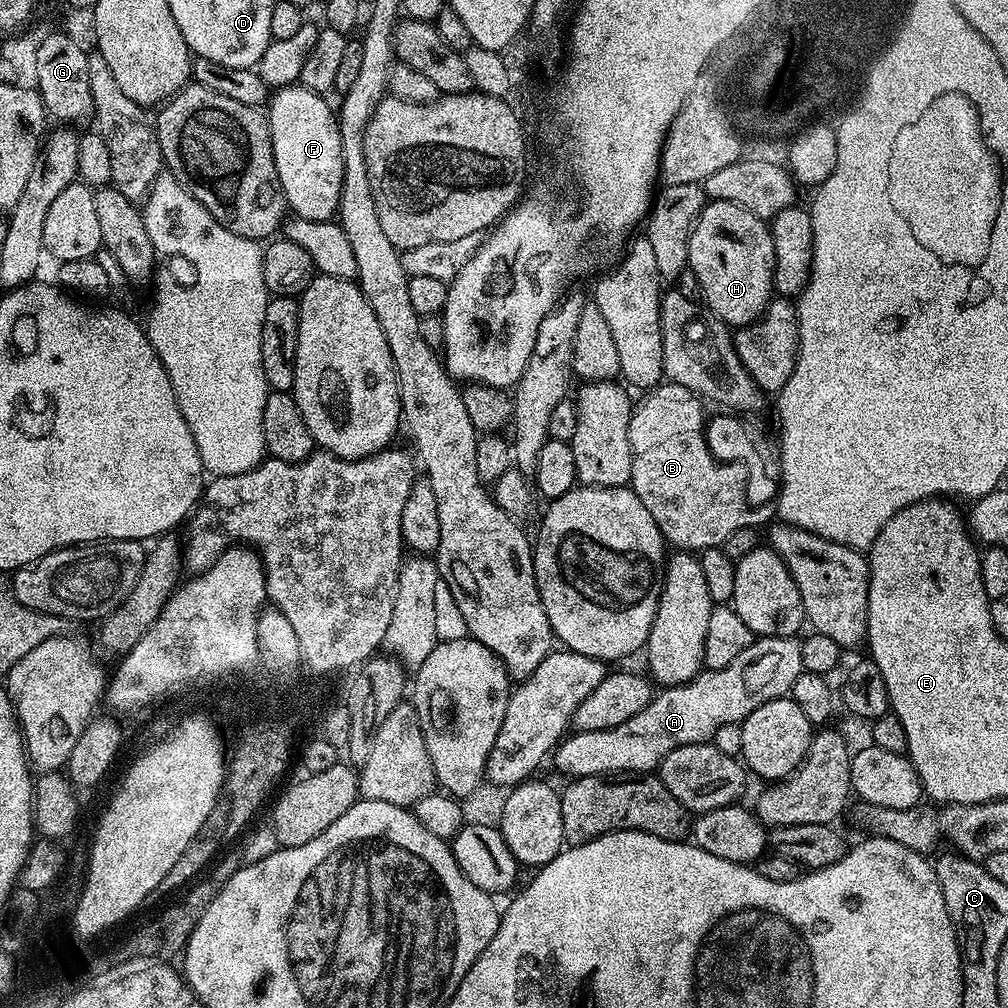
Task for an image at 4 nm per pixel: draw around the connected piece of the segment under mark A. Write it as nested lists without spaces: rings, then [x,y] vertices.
[[[761,636],[753,639],[752,644],[746,646],[746,650],[742,650],[742,654],[734,658],[734,662],[730,662],[730,666],[713,672],[702,670],[686,684],[661,687],[653,695],[651,702],[638,714],[634,714],[634,718],[622,722],[622,726],[593,732],[573,731],[565,735],[554,749],[556,768],[560,772],[565,772],[568,778],[655,773],[659,769],[662,758],[666,758],[670,750],[678,750],[678,746],[709,743],[713,734],[718,730],[718,726],[740,724],[750,714],[754,714],[758,706],[771,700],[785,699],[803,671],[800,640],[796,636]]]

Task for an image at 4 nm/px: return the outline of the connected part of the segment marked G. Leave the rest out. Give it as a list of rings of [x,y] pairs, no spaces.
[[[52,30],[49,36],[37,50],[37,80],[35,87],[38,89],[41,98],[44,99],[44,110],[49,117],[62,120],[65,125],[72,126],[75,120],[89,119],[92,116],[92,99],[90,98],[90,70],[88,69],[89,53],[72,36],[64,32]]]

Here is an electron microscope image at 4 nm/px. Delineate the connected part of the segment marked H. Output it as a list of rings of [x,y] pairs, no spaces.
[[[713,200],[705,203],[704,209],[692,223],[692,233],[688,239],[688,267],[694,270],[694,278],[698,278],[703,303],[708,303],[708,308],[712,311],[709,313],[715,319],[733,329],[753,324],[763,314],[768,301],[774,296],[772,287],[774,242],[771,227],[754,214],[750,214],[750,210],[734,202]]]

